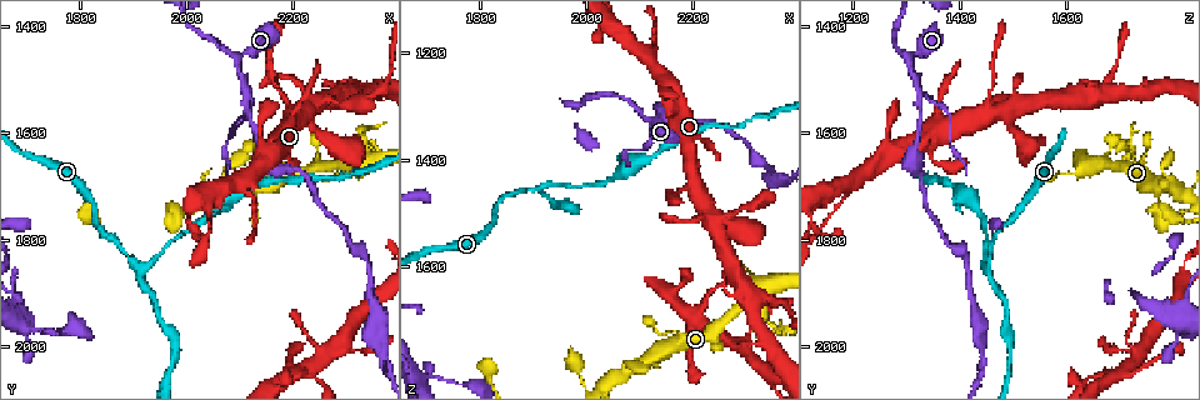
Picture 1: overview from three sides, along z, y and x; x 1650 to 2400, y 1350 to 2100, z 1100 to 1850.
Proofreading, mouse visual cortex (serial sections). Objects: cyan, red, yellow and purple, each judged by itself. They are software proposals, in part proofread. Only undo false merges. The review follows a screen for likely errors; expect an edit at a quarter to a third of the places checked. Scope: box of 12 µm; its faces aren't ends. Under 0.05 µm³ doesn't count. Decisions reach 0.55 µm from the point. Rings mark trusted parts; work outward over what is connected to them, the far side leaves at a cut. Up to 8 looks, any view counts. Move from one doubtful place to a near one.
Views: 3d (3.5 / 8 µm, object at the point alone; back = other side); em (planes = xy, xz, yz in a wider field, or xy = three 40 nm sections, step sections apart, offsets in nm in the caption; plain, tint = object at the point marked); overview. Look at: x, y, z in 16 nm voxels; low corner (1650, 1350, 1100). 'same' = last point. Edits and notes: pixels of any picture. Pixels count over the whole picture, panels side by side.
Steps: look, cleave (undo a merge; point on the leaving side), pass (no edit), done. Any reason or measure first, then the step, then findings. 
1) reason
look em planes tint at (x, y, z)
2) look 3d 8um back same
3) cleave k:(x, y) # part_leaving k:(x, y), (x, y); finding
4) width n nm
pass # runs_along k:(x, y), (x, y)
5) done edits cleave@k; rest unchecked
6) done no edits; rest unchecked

sharp bend
look 3d 8um at (2355, 1625, 1710)

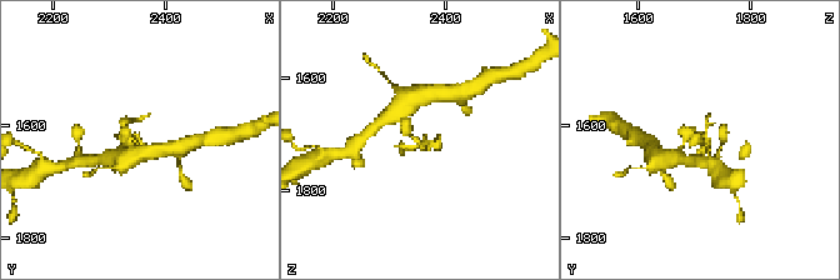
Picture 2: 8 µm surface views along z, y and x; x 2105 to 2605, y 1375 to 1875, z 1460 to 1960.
look em xy step 5 tint at (2355, 1630, 1710)

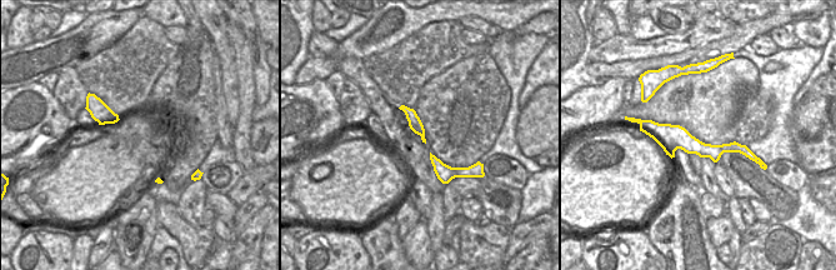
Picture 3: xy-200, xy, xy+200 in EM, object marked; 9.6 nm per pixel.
cleave 2:(436, 143) # two cells meet here

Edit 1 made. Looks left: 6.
see it whole again
look overview

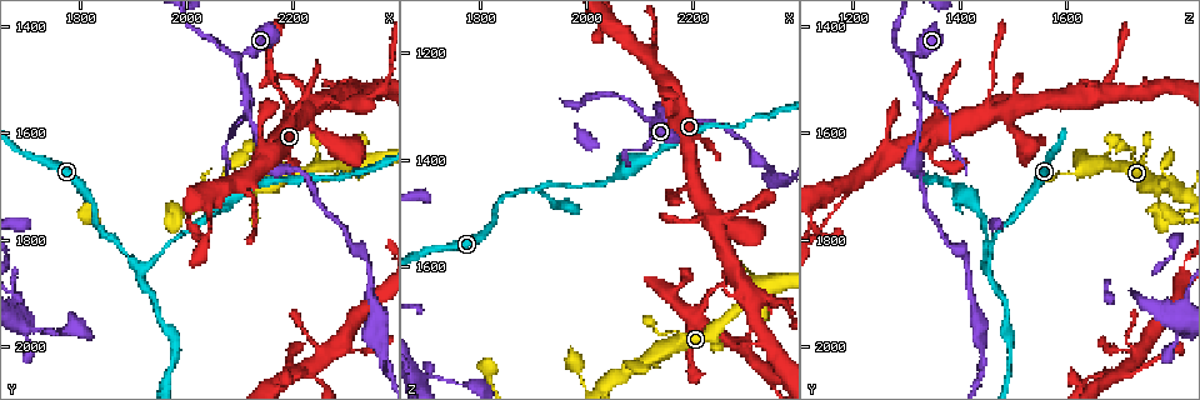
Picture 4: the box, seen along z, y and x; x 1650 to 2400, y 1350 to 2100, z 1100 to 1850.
three-way junction
look 3d 3.5um at (1905, 1845, 1450)

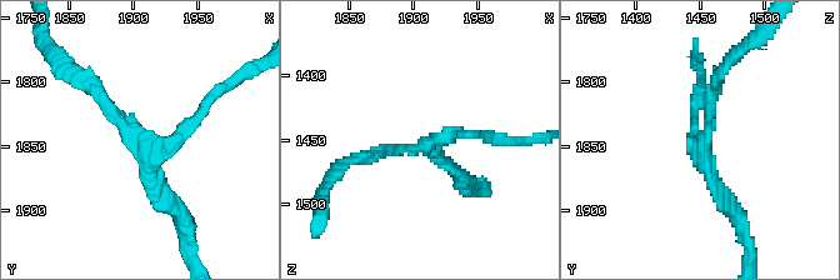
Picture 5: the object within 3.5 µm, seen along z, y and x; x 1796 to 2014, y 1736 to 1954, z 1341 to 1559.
arms 3; arm_widths 150, 200, 200 nm; shape alone is not enough
look em xy step 1 tint at (1906, 1846, 1454)

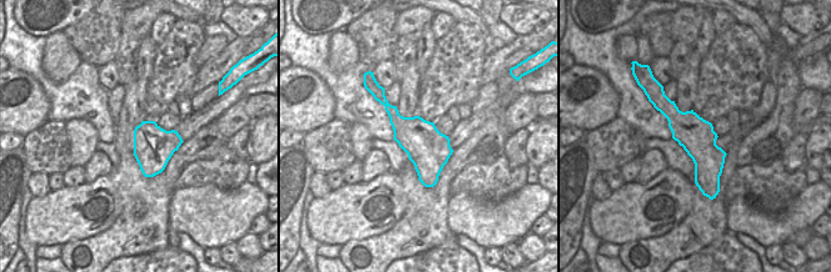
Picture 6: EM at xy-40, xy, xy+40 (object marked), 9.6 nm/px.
width 400 nm
pass # runs_along 6:(662, 97), (706, 155), (706, 190); one cell here

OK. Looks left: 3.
three arms meet
look 3d 3.5um at (2105, 1530, 1320)

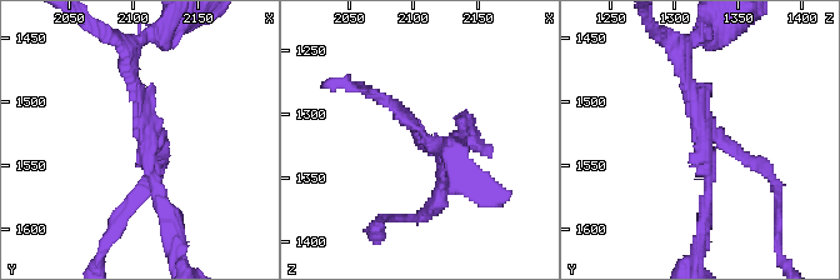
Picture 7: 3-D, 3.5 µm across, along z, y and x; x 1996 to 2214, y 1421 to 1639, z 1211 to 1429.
arms 3; arm_widths 150, 150, 200 nm
look em planes tint at (2110, 1524, 1326)

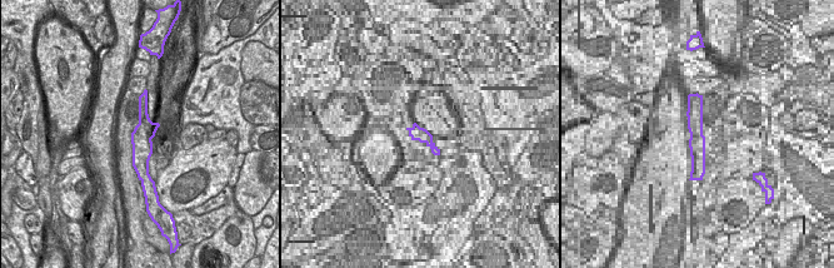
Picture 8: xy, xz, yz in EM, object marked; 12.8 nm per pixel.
cleave 7:(436, 198) # border 8:(140, 120), (151, 138); two cells meet here

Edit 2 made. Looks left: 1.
done edits cleave@2, cleave@7; rest unchecked

